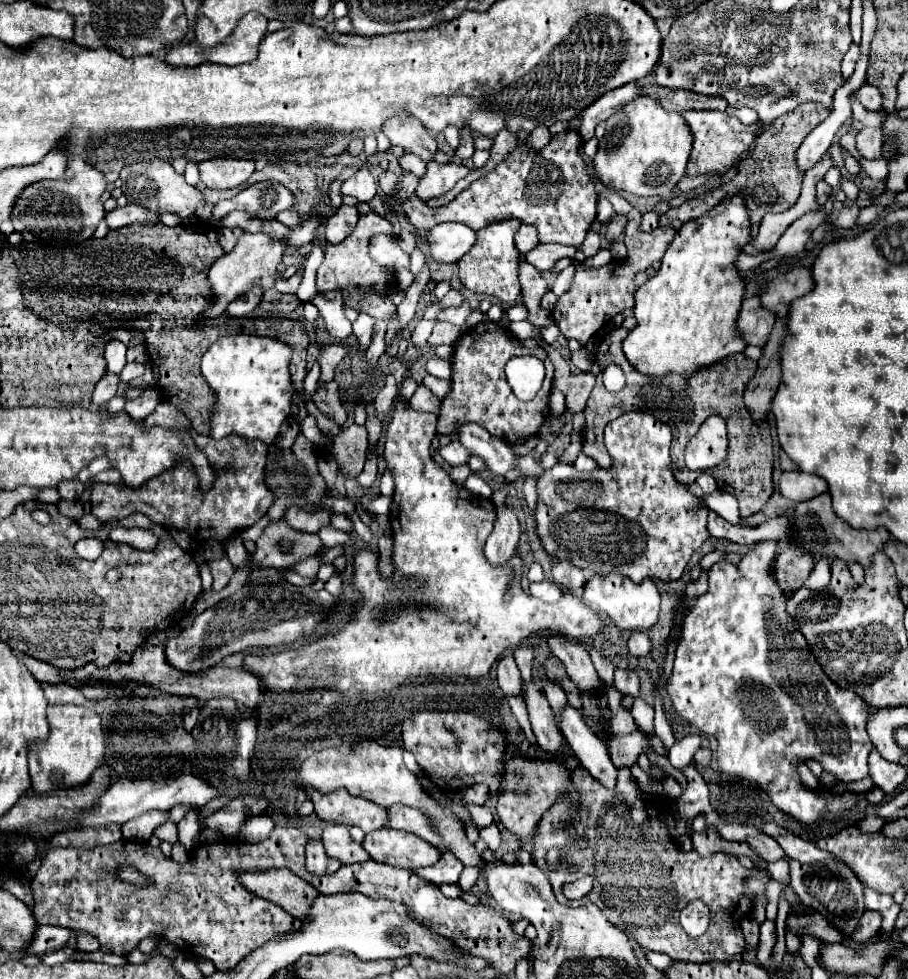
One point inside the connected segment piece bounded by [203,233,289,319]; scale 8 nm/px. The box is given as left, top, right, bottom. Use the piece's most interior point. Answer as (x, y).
(253, 262)

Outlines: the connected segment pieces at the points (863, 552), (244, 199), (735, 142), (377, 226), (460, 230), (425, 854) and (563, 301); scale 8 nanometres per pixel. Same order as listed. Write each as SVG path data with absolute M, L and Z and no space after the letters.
M823 493L811 501L803 501L797 503L793 507L789 515L791 521L791 533L793 539L787 539L787 543L797 545L803 553L813 553L815 561L819 559L829 559L829 563L833 563L835 559L841 559L845 563L861 563L863 567L869 567L873 563L875 553L883 551L887 541L891 539L889 531L885 527L873 529L873 531L859 531L853 529L849 523L845 523L843 519L839 519L835 515L835 511L831 509L831 497L829 493Z
M261 181L239 191L233 199L223 201L221 205L247 211L261 221L275 221L279 211L293 209L295 195L291 195L291 191L287 191L287 187L277 181Z
M685 111L683 119L687 121L693 133L693 149L687 165L689 177L695 177L705 171L727 171L731 165L745 157L745 153L757 143L757 135L761 133L759 123L745 127L739 119L731 119L727 113L721 111Z
M371 211L369 215L359 215L359 223L357 223L355 231L343 243L331 245L331 243L323 241L325 261L317 271L317 289L319 289L319 293L327 293L327 291L333 291L333 289L343 289L347 285L367 285L367 287L373 287L377 291L387 291L387 283L395 281L395 273L391 269L385 269L385 267L373 263L371 257L369 257L369 249L367 249L369 239L377 233L391 233L393 235L393 225L385 217Z
M441 223L427 235L427 249L435 263L455 265L475 243L475 231L463 223Z
M389 827L367 833L361 845L377 863L387 863L399 869L427 867L437 863L441 857L439 849L425 843L417 835Z
M633 209L631 213L627 213L627 217L629 217L627 233L625 233L627 257L613 261L609 265L603 265L603 267L587 267L587 265L579 263L575 267L575 277L573 277L569 291L565 291L557 299L557 305L551 311L553 321L557 323L557 327L561 329L561 333L567 339L577 339L579 343L585 345L611 317L615 317L617 313L621 313L625 309L631 309L633 293L637 289L635 275L639 271L643 271L643 243L669 243L669 239L673 239L673 235L675 235L673 229L661 229L661 227L651 233L639 233L637 227L641 221L641 213L637 213Z

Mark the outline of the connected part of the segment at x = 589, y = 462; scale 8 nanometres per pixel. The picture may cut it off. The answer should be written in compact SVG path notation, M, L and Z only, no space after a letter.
M583 451L577 455L577 459L575 459L575 469L579 469L579 471L591 471L591 469L597 469L599 465L595 463L595 459L591 459L591 457L587 457Z

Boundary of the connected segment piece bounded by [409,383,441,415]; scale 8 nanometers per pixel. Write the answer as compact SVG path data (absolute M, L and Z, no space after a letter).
M419 383L419 385L417 385L417 391L413 393L413 397L411 397L411 401L409 401L409 405L411 405L411 409L415 409L415 411L425 411L425 413L437 415L437 413L439 413L439 407L441 407L441 401L437 399L435 393L427 391L427 389Z

